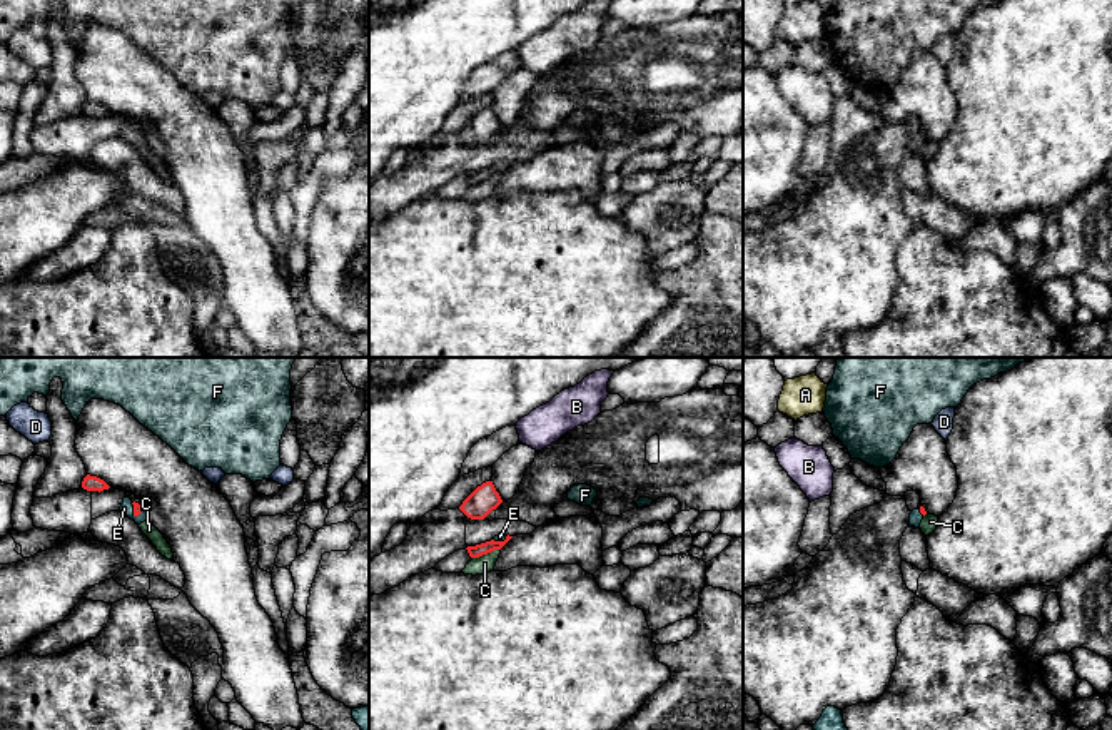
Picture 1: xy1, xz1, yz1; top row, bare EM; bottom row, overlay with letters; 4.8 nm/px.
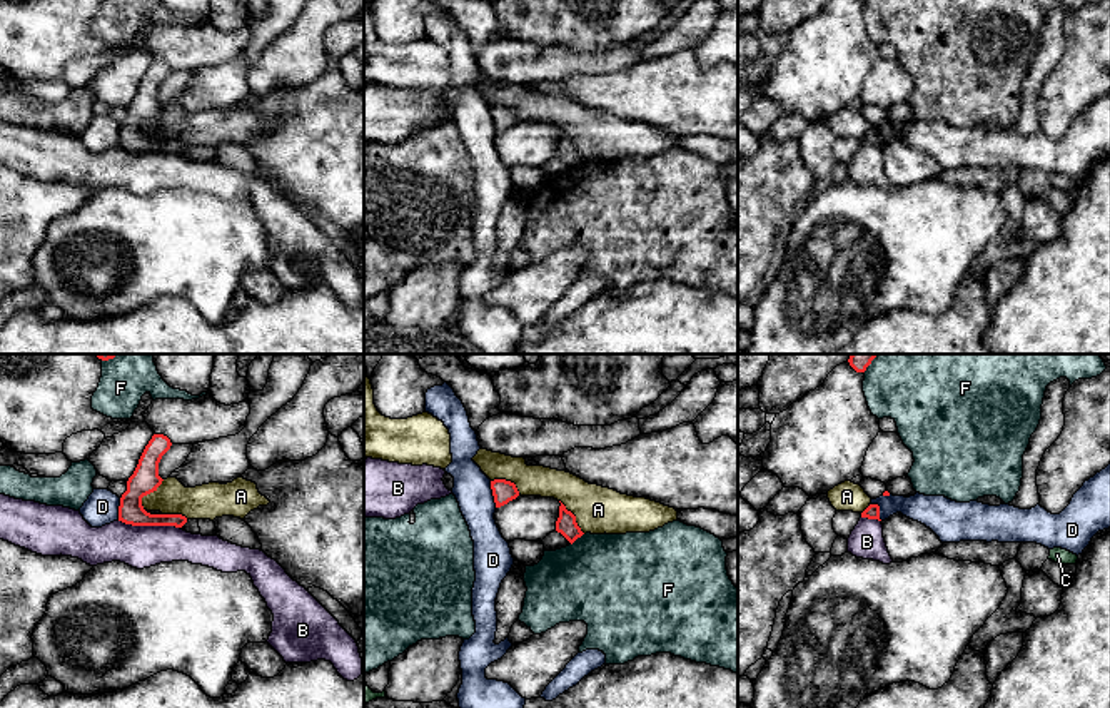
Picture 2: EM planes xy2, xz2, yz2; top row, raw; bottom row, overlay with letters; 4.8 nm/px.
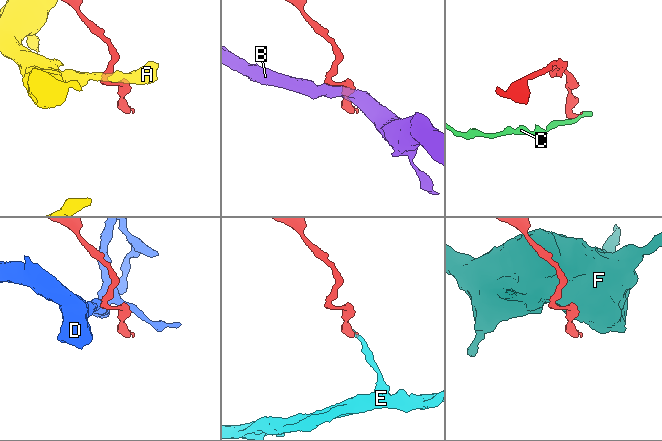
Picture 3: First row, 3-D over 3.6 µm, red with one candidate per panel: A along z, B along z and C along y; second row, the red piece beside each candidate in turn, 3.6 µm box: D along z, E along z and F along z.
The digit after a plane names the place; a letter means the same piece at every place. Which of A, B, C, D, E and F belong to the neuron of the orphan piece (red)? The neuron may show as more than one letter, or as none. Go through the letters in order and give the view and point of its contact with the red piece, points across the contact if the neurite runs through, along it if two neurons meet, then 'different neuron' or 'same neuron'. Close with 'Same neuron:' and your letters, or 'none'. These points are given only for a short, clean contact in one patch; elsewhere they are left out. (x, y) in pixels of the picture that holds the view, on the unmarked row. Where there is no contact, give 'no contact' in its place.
A: xy2 (147, 119) | different neuron
B: xy2 (149, 151) | different neuron
C: xz1 (486, 179) | along xz1 (500, 174), (473, 184) | different neuron
D: xz2 (493, 121) | along xz2 (489, 107), (496, 132) | different neuron
E: xy1 (134, 136) | across xy1 (137, 134), (134, 136), (127, 134) | same neuron
F: xz2 (576, 164) | different neuron
Same neuron: E

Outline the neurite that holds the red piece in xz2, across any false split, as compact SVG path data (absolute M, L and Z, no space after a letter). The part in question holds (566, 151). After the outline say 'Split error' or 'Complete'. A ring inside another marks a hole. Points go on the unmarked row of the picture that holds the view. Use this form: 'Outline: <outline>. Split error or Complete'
Outline: M563 129L559 132L556 157L561 159L571 170L584 160L576 149L576 142L571 137L568 137Z. Complete

